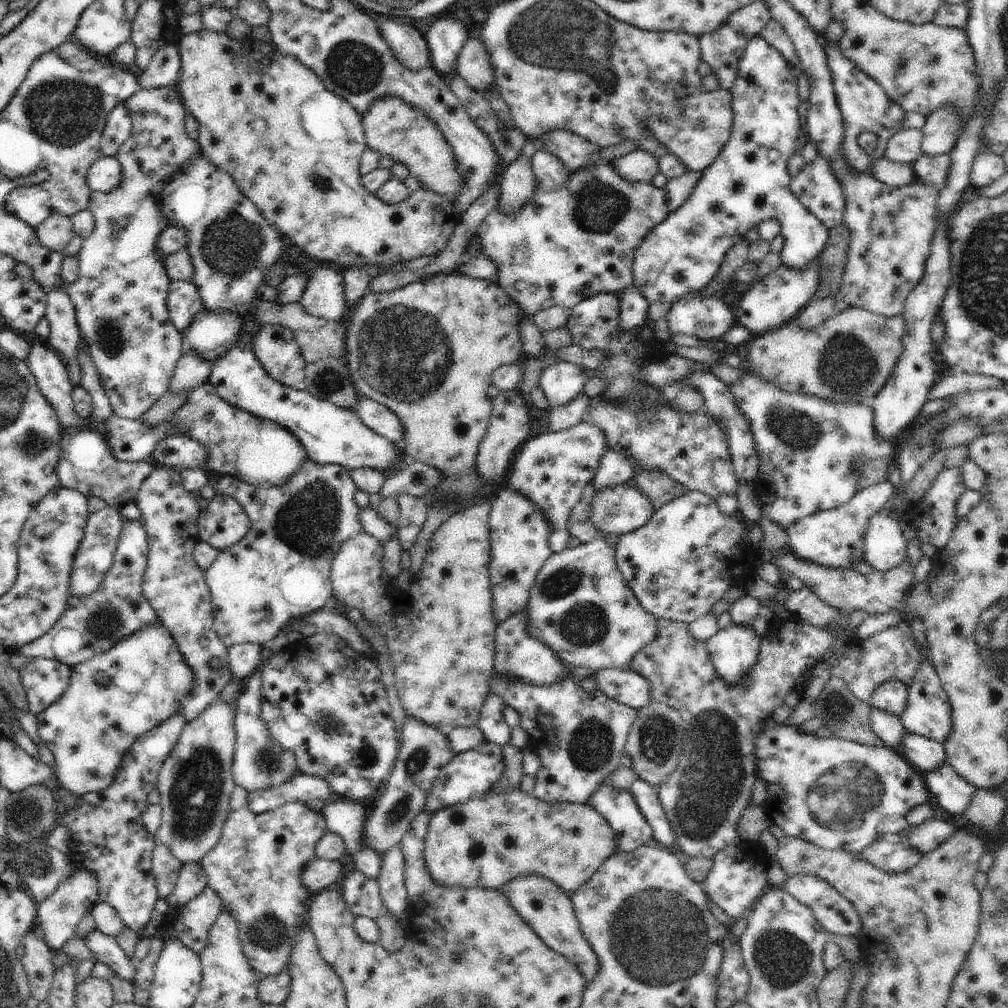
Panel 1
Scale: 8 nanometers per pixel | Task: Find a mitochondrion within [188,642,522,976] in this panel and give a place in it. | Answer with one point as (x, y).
(267, 932)

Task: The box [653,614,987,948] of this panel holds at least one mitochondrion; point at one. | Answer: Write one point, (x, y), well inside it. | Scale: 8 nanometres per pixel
(713, 768)

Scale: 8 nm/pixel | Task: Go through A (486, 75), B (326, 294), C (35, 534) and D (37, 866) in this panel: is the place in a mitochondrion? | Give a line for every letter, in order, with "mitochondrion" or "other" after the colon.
A: other
B: other
C: other
D: mitochondrion

